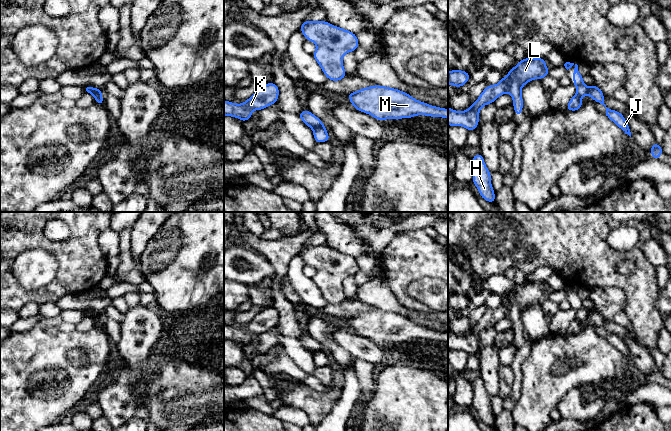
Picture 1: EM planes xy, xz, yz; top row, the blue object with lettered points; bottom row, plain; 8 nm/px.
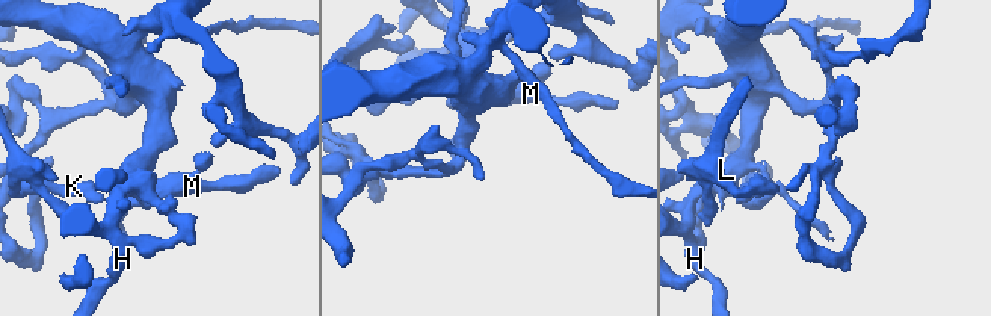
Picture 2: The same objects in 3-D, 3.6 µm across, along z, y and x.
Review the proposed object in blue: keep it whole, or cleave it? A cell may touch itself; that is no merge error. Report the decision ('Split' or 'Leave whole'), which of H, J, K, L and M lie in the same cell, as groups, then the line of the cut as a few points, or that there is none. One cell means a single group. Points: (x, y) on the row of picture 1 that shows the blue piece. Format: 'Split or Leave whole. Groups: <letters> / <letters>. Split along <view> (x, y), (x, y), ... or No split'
Split. Groups: H K L M / J. Split along xz (323, 125), (316, 126), (313, 129)

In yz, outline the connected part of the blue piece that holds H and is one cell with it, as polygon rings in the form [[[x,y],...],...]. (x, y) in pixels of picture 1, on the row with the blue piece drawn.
[[[477,153],[471,161],[474,167],[472,183],[476,185],[480,196],[484,200],[495,203],[495,192],[491,185],[491,173],[485,165],[482,154]]]

